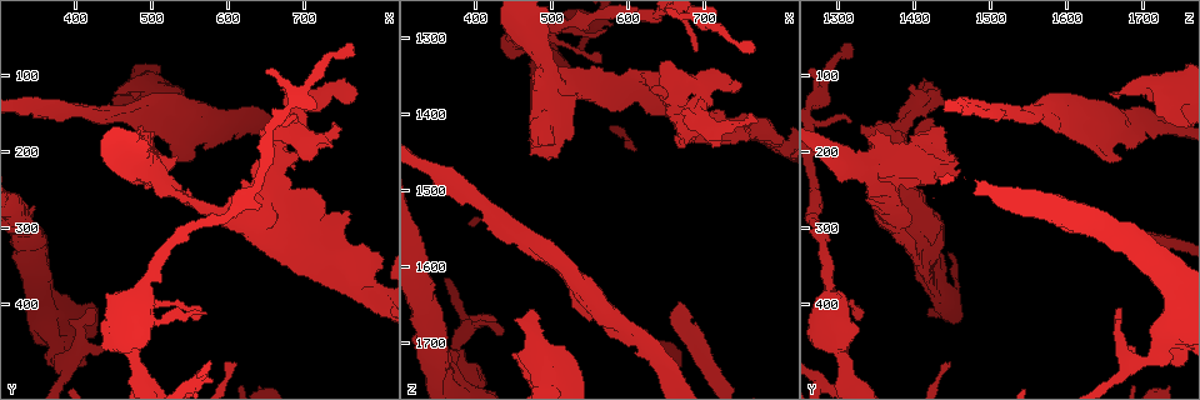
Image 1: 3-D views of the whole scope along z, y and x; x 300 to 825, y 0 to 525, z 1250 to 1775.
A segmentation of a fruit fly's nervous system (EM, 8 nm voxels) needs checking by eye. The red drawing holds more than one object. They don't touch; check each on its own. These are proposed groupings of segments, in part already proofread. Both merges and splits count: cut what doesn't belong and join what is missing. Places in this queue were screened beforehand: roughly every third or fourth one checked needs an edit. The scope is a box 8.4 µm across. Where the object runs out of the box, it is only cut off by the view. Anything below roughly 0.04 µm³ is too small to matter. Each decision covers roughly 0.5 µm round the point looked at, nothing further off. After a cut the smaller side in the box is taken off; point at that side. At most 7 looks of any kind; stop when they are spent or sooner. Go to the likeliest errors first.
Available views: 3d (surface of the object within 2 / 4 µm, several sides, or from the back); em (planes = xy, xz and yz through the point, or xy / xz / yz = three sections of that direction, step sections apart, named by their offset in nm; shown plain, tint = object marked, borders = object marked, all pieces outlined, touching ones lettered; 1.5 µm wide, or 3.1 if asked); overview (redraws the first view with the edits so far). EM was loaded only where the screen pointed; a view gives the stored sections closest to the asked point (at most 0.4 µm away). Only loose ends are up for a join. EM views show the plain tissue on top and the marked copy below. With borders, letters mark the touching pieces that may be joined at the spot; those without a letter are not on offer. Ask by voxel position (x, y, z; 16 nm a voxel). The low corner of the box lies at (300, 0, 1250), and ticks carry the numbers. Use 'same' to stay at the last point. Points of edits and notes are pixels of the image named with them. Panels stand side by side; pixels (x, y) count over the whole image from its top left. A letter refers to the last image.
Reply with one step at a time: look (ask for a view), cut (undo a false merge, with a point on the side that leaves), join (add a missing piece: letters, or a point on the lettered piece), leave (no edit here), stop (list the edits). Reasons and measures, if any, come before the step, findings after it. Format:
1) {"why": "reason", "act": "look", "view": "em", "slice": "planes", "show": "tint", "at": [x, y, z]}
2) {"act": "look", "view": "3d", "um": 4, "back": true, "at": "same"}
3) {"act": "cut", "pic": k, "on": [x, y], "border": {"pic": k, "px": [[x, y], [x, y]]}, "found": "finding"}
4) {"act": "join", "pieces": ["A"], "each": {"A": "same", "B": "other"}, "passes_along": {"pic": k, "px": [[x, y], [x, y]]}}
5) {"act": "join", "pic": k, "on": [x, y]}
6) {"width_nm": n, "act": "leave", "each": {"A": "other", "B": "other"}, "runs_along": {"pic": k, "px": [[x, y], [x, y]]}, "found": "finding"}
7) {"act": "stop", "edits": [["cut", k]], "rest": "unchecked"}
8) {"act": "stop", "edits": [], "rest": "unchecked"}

{"why": "branch stops here", "act": "look", "view": "em", "slice": "xz", "step": 8, "show": "tint", "at": [475, 120, 1660]}

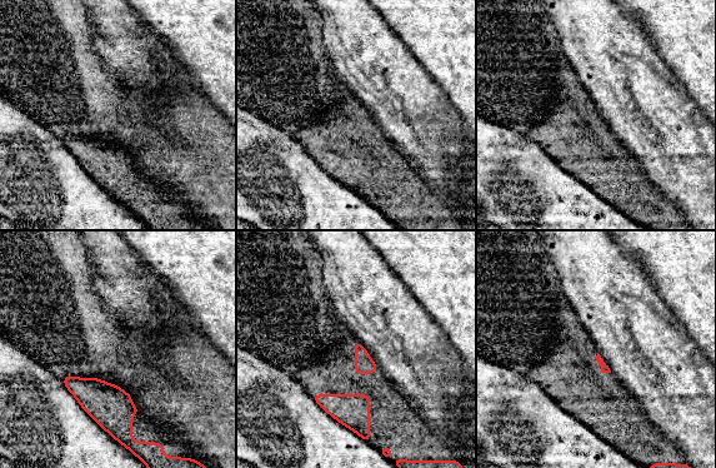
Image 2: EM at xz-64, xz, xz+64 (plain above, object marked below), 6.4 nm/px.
{"why": "cut it another way", "act": "look", "view": "em", "slice": "planes", "show": "borders", "at": "same"}

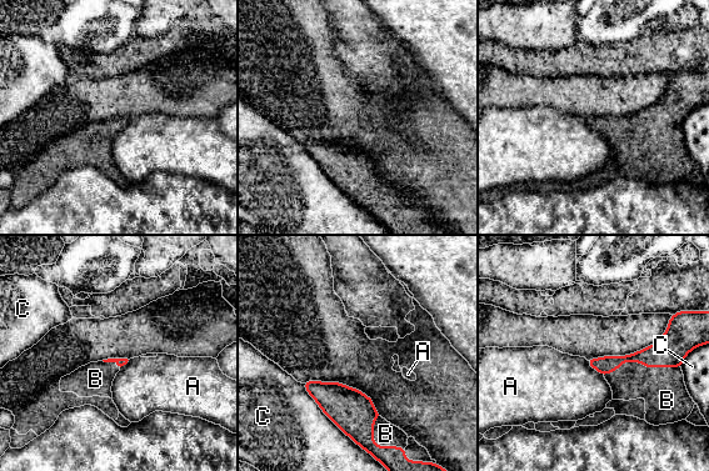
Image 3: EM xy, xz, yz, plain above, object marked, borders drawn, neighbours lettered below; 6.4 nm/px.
{"act": "join", "pieces": ["B"], "each": {"A": "other", "B": "same", "C": "other"}, "found": "the cell continues"}

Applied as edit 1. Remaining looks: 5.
{"why": "arms part here", "act": "look", "view": "3d", "um": 4, "at": [665, 205, 1395]}

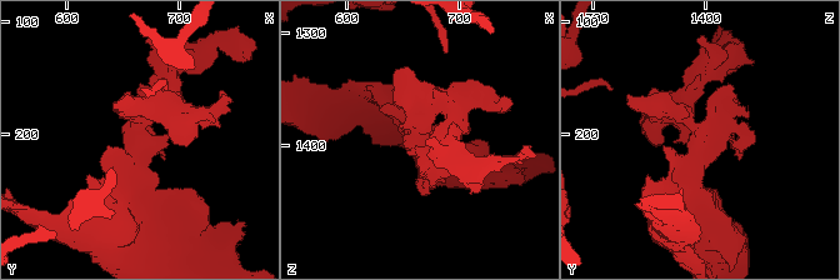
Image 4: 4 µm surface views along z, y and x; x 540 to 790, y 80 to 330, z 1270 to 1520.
{"why": "shape alone is not enough", "act": "look", "view": "em", "slice": "yz", "step": 4, "show": "borders", "at": [666, 208, 1396]}

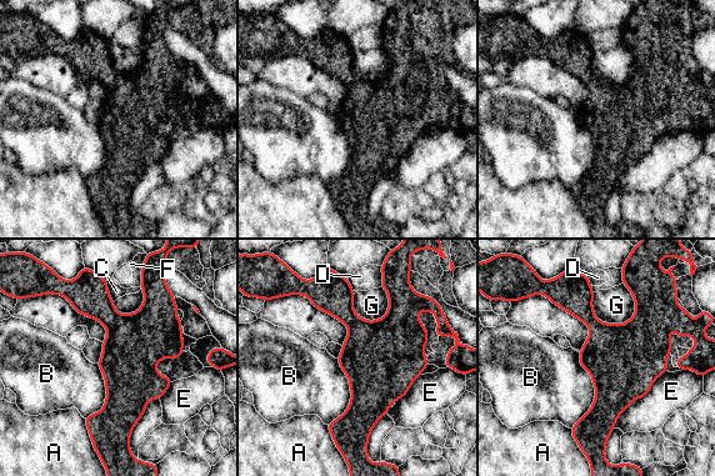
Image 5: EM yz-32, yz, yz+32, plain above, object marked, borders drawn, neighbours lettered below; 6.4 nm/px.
{"act": "leave", "each": {"A": "other", "B": "other", "C": "other", "D": "other", "E": "other", "F": "other", "G": "other"}, "border": {"pic": 5, "px": [[580, 352], [595, 399], [570, 427]]}, "found": "all the same cell"}

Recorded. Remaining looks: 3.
{"why": "an open end", "act": "look", "view": "3d", "um": 2, "at": [430, 455, 1690]}

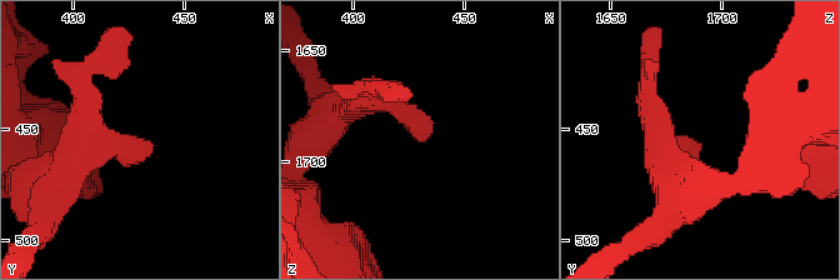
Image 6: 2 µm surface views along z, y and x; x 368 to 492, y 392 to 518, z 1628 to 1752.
{"why": "need the tissue", "act": "look", "view": "em", "slice": "planes", "show": "tint", "at": [434, 458, 1690]}

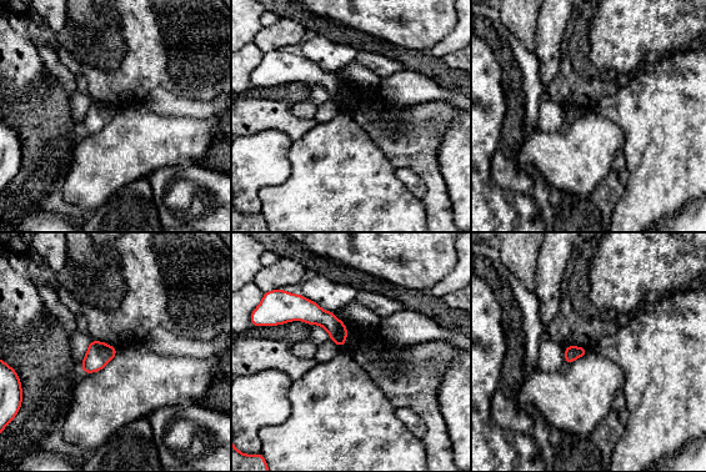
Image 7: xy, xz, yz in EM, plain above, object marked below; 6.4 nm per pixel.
{"act": "look", "view": "em", "slice": "planes", "show": "borders", "at": "same"}

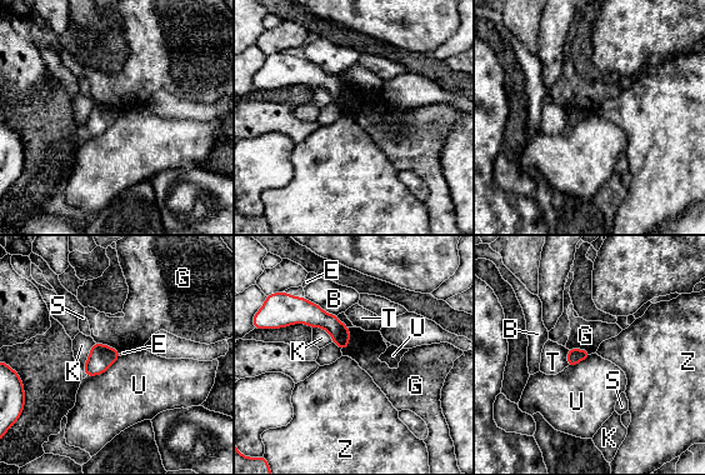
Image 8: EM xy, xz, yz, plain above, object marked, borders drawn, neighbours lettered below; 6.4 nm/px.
{"longest_contact_nm": ["U", 260], "act": "leave", "each": {"B": "other", "E": "other", "G": "other", "K": "other", "S": "other", "T": "other", "U": "other", "Z": "other"}, "found": "no lettered piece goes on from it"}

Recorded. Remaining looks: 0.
{"act": "stop", "edits": [["join", 3]], "rest": "unchecked"}

